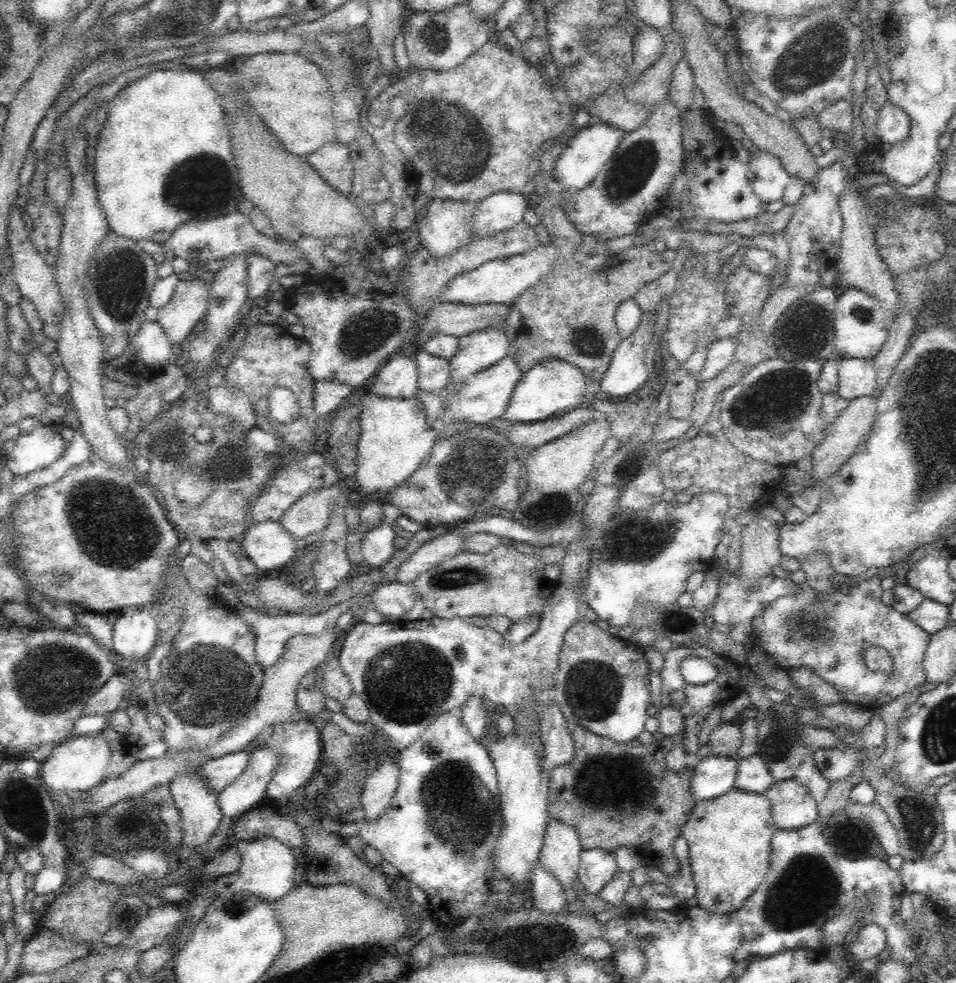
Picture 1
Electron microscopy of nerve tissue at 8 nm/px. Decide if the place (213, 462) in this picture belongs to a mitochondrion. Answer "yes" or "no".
yes

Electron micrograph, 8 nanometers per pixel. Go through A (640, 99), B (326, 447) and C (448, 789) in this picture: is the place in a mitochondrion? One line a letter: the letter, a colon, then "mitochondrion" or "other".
A: other
B: other
C: mitochondrion

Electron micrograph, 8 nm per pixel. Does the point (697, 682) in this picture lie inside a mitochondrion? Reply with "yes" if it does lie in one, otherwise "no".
no

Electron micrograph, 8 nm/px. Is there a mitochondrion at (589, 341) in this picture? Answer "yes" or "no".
yes

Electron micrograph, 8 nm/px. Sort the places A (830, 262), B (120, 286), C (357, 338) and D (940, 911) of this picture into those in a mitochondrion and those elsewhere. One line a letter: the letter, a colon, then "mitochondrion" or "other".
A: other
B: mitochondrion
C: mitochondrion
D: other

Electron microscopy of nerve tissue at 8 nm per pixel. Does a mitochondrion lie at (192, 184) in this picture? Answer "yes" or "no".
yes

